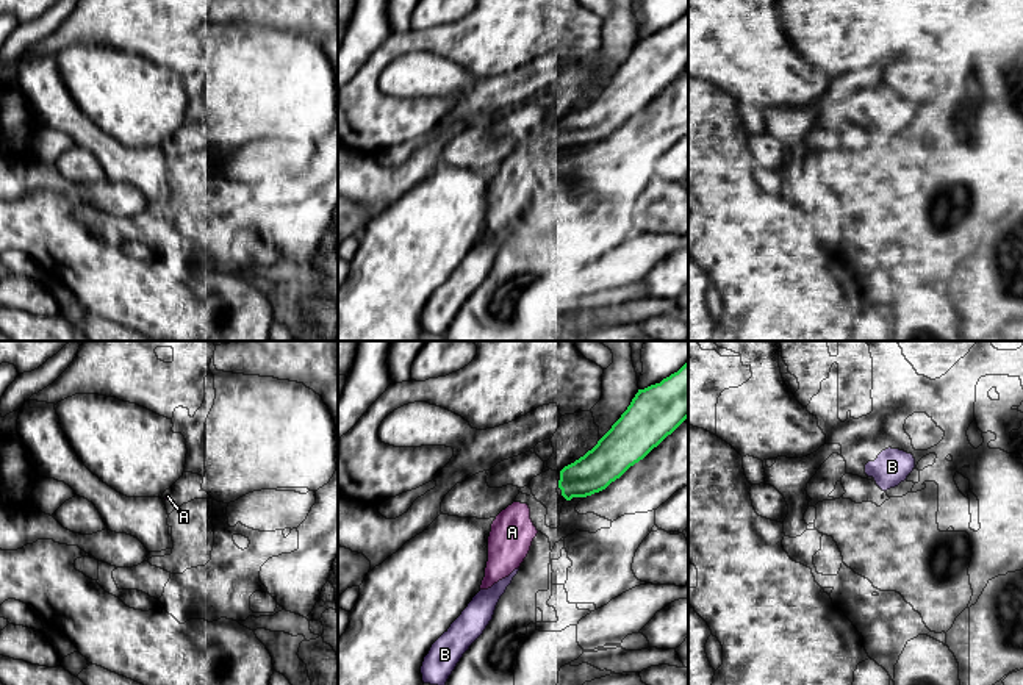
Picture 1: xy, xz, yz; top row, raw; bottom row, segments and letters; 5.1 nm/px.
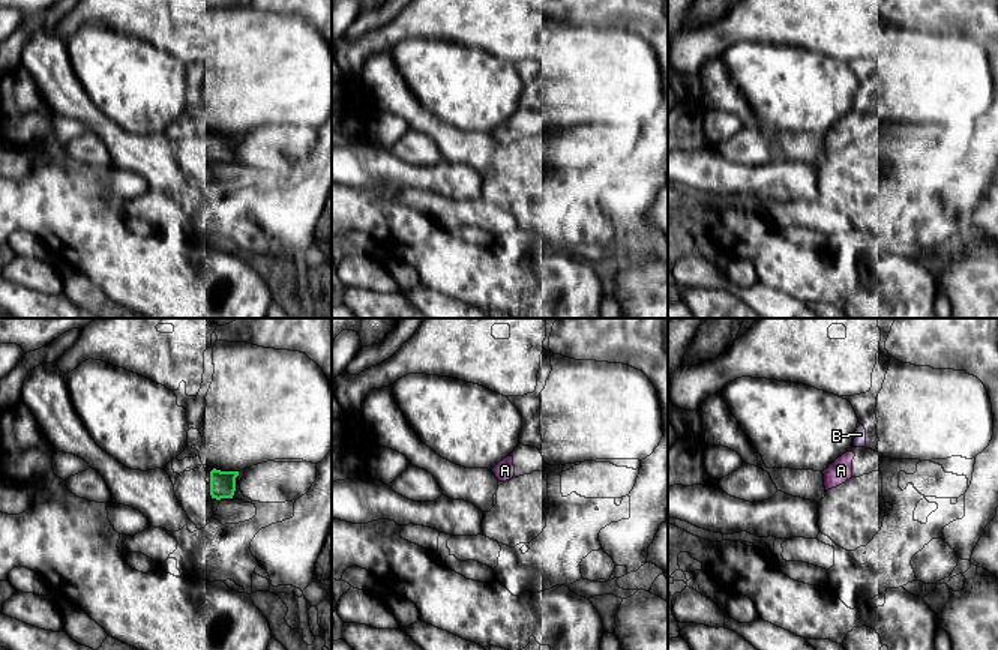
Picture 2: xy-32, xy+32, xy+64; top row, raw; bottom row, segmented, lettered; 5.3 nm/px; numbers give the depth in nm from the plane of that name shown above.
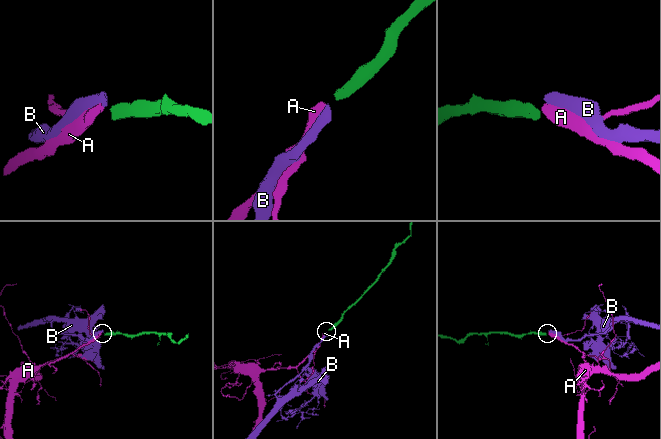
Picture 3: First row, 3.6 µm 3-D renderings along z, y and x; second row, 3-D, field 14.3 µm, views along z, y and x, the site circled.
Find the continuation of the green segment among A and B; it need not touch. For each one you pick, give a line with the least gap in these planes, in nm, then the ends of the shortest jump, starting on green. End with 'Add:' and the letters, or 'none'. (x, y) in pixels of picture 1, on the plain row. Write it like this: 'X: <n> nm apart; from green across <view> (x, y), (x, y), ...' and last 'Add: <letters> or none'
B: 440 nm apart; from green across xz (567, 149), (518, 218)
Add: B

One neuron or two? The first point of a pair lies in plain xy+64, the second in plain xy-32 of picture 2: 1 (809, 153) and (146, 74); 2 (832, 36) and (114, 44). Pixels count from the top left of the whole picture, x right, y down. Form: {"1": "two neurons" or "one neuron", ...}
{"1": "two neurons", "2": "two neurons"}

